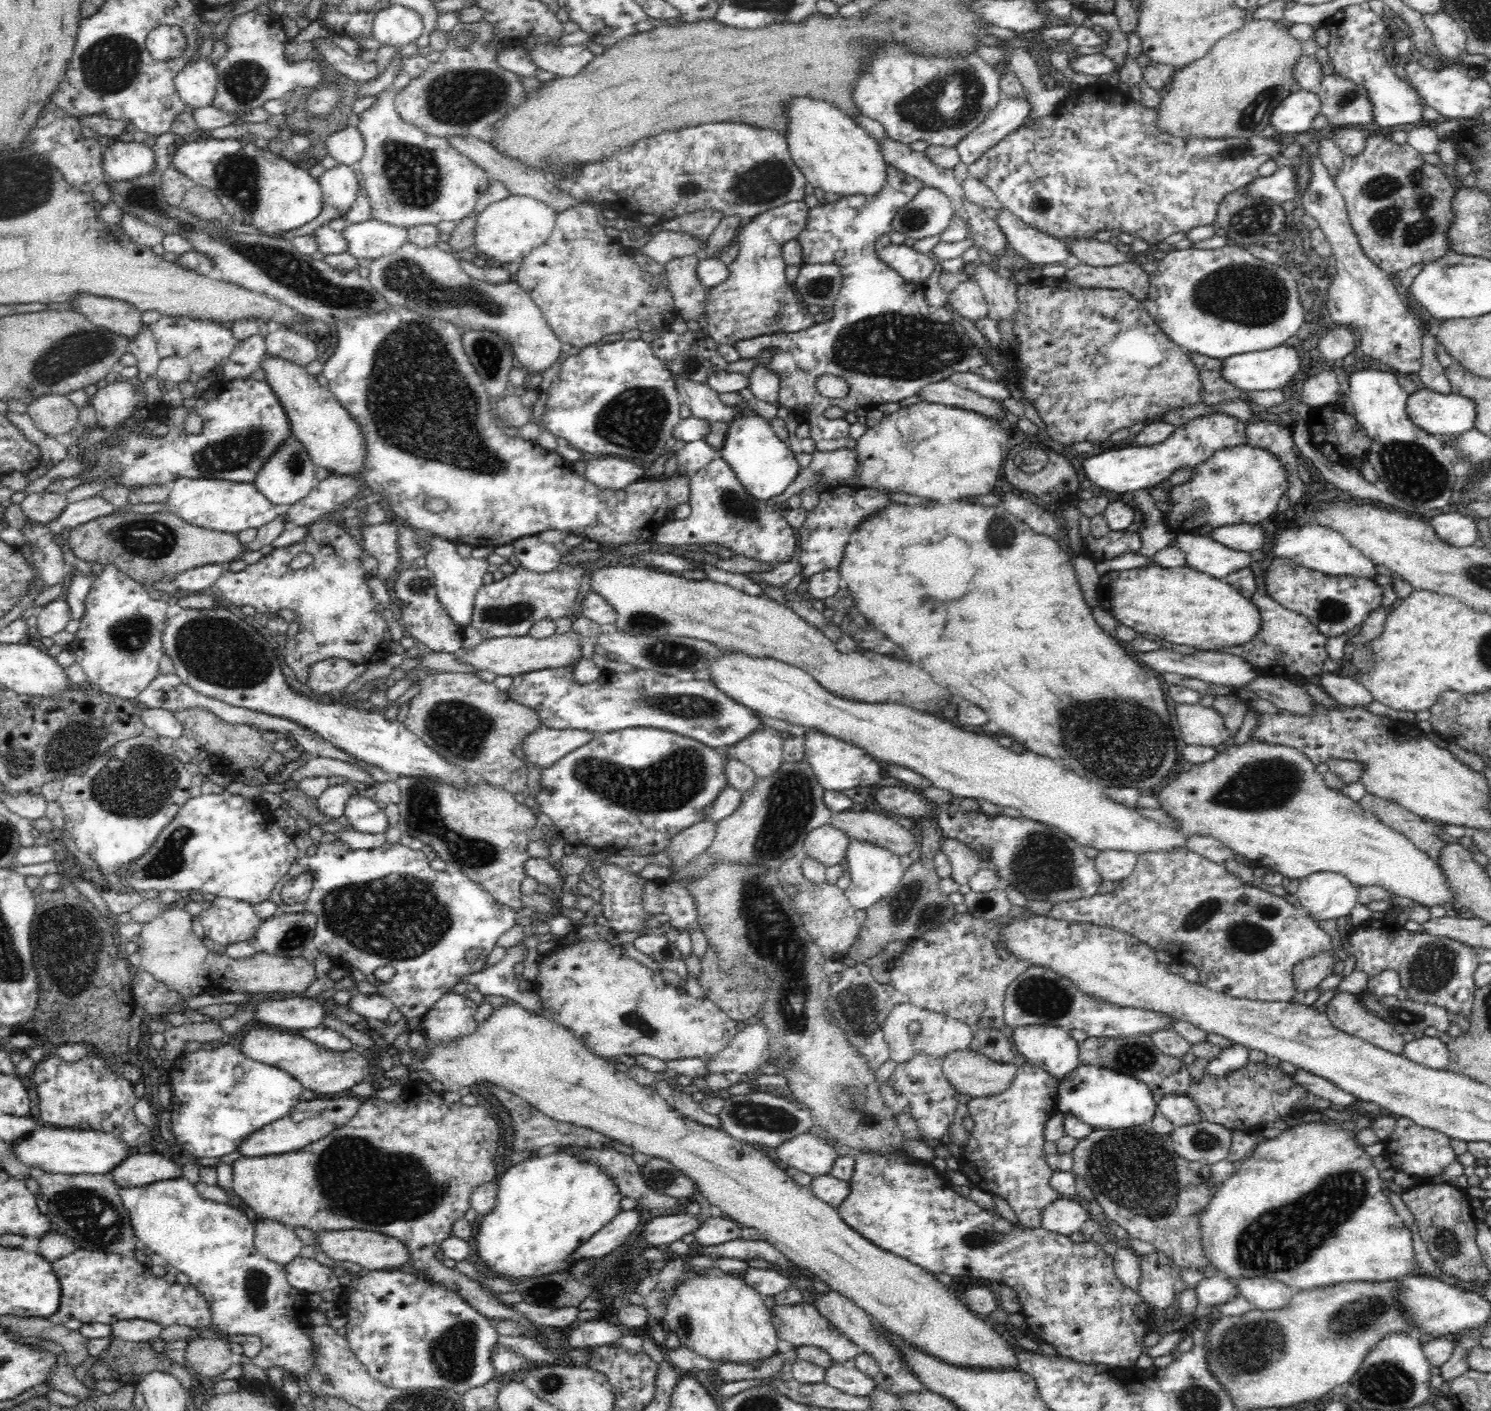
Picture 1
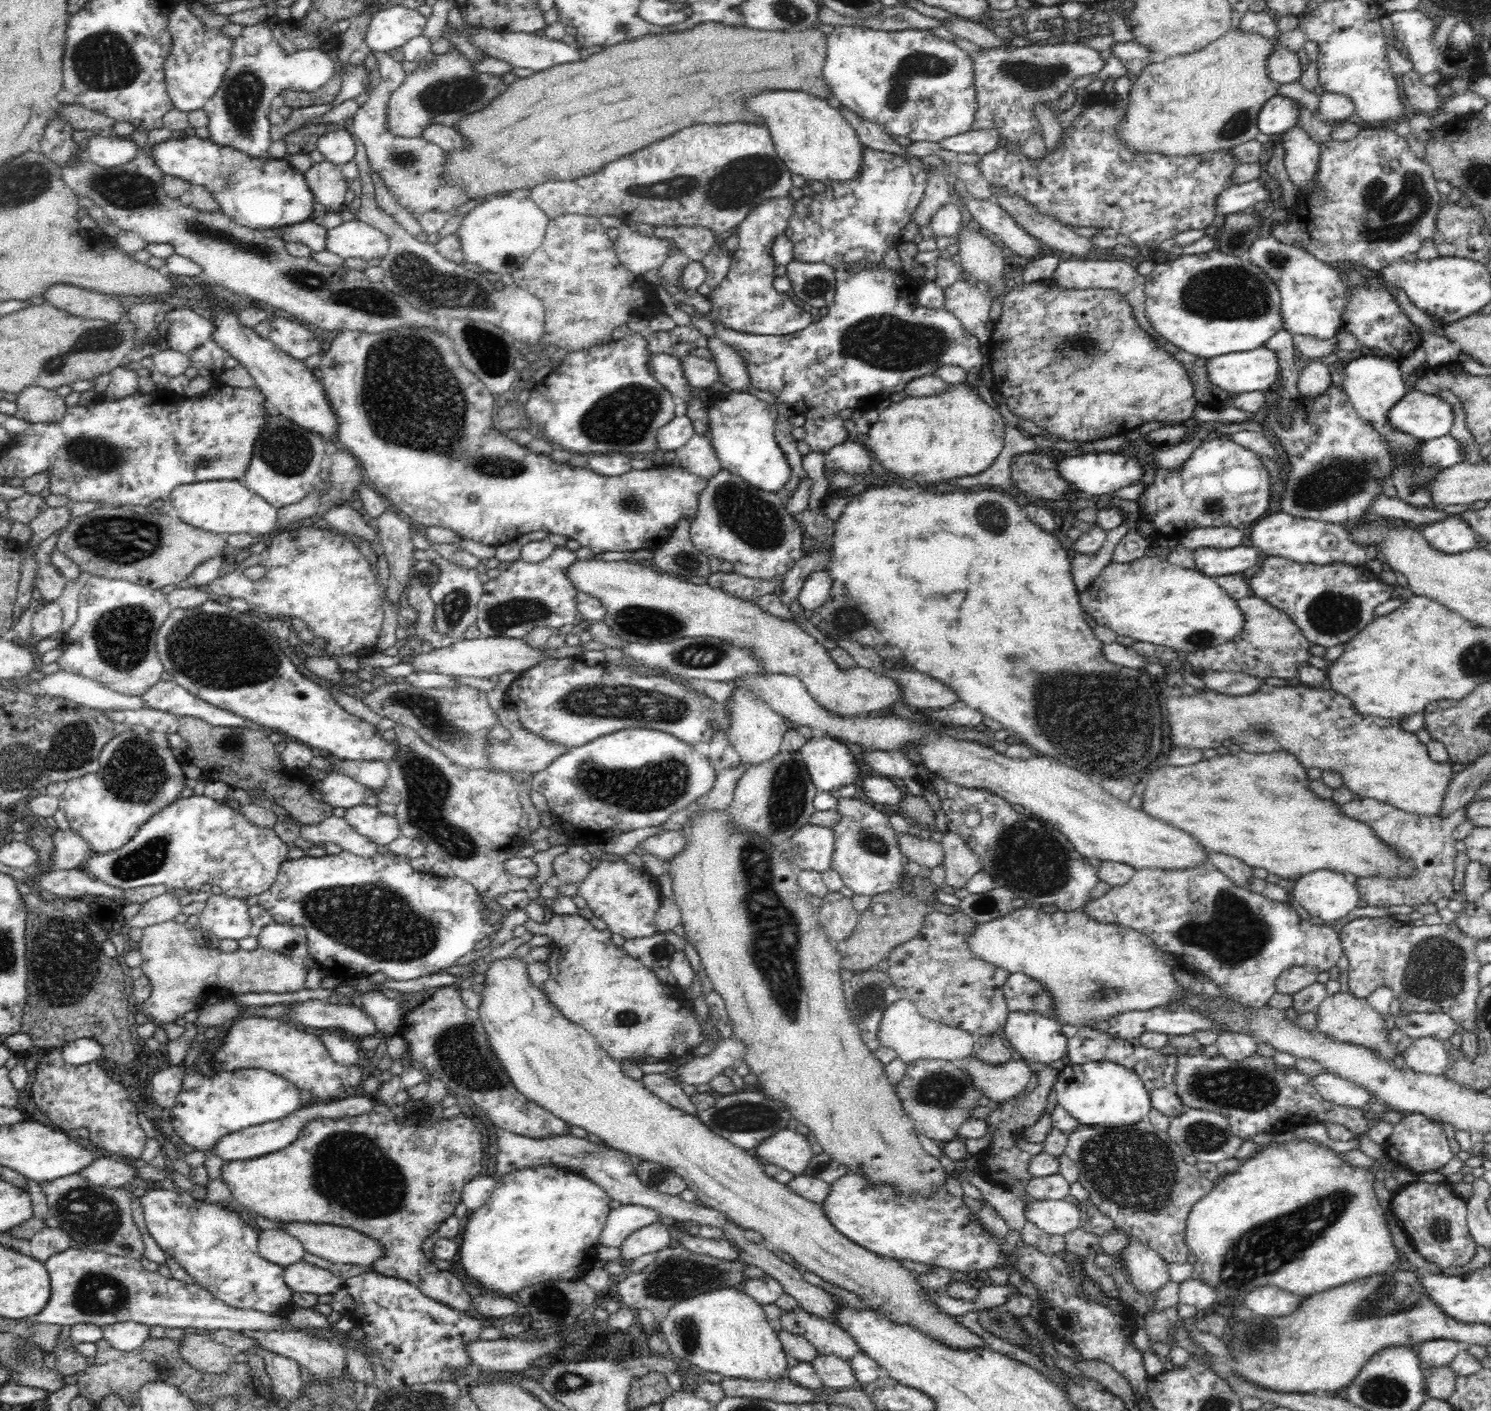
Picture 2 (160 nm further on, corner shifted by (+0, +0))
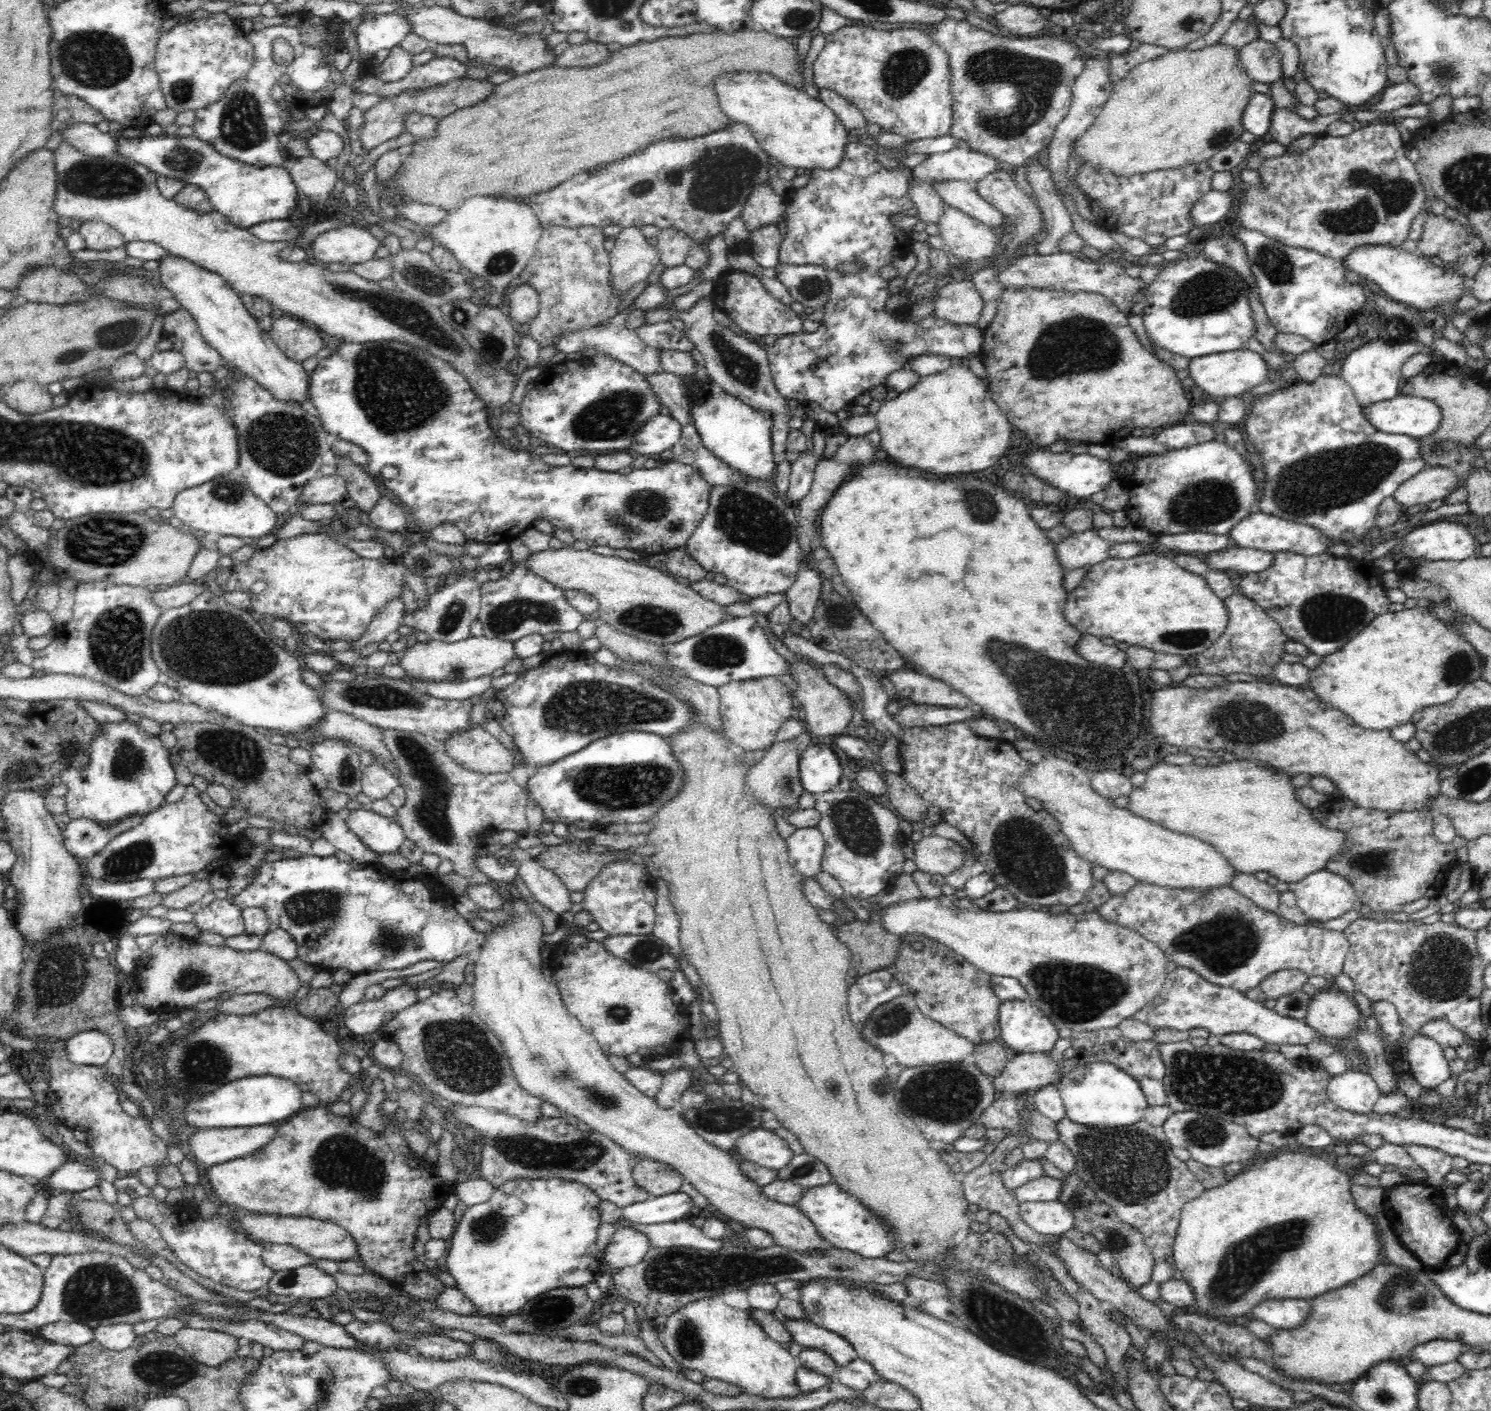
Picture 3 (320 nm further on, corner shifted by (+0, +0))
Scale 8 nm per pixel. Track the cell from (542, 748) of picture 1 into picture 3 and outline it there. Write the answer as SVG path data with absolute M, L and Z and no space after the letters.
M470 728L454 733L444 742L449 754L466 770L476 770L480 774L509 773L515 764L525 764L519 749L512 753L496 737L481 728Z

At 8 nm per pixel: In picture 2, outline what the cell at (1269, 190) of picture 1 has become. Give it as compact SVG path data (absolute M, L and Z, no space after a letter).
M1254 179L1222 190L1216 200L1216 209L1218 214L1224 215L1247 212L1252 210L1256 203L1268 200L1270 194L1272 192L1265 181Z

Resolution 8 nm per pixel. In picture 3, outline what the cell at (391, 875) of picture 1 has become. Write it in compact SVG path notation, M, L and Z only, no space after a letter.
M309 854L301 858L276 860L262 866L254 882L230 900L241 909L263 908L273 927L292 935L300 948L297 954L300 960L331 972L338 968L353 974L400 970L420 960L447 963L461 954L473 955L485 941L484 933L472 930L464 917L446 904L446 894L440 890L437 878L406 869L392 871L379 862L374 868L374 864L360 866L340 862L335 856L319 858Z

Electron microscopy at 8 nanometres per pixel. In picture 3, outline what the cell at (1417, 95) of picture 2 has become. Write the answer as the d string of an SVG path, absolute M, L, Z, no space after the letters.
M1407 80L1391 84L1388 90L1380 95L1380 102L1372 104L1370 110L1380 113L1391 113L1404 106L1414 106L1422 100L1417 86Z

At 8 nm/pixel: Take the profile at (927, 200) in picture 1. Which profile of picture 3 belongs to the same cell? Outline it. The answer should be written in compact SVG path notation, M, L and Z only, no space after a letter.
M956 147L950 152L928 156L913 169L913 174L932 186L936 181L965 180L974 188L977 182L997 170L998 162L991 157L973 152L972 149Z

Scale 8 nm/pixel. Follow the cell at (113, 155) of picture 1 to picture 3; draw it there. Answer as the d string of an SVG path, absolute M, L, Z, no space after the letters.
M70 125L59 134L62 135L62 143L70 143L70 146L82 154L94 158L104 158L109 157L110 154L116 154L115 150L118 147L118 135L101 132L95 125Z

